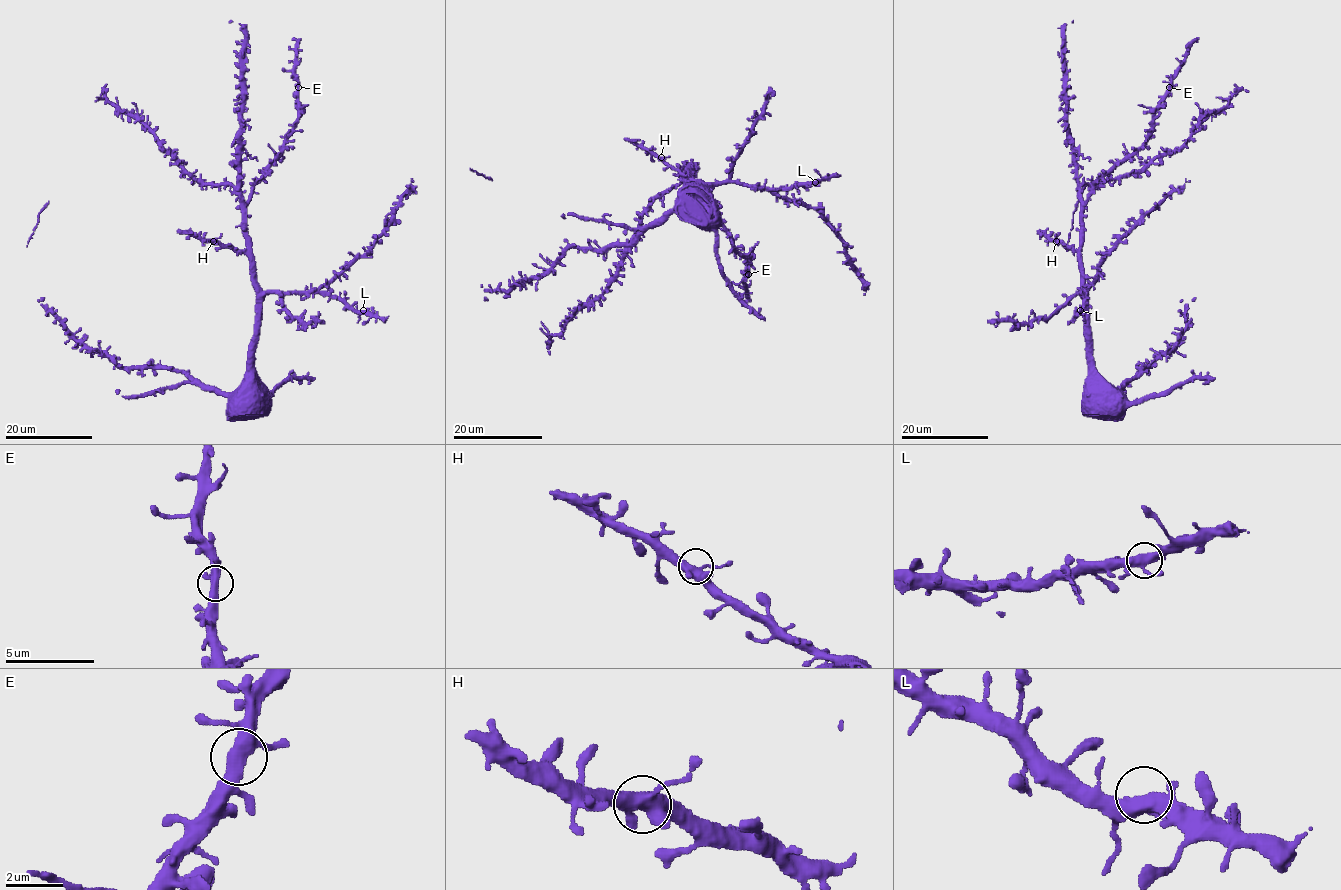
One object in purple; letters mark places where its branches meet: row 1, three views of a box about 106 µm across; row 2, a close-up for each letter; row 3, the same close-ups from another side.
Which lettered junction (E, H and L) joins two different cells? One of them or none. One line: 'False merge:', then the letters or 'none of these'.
False merge: none of these

